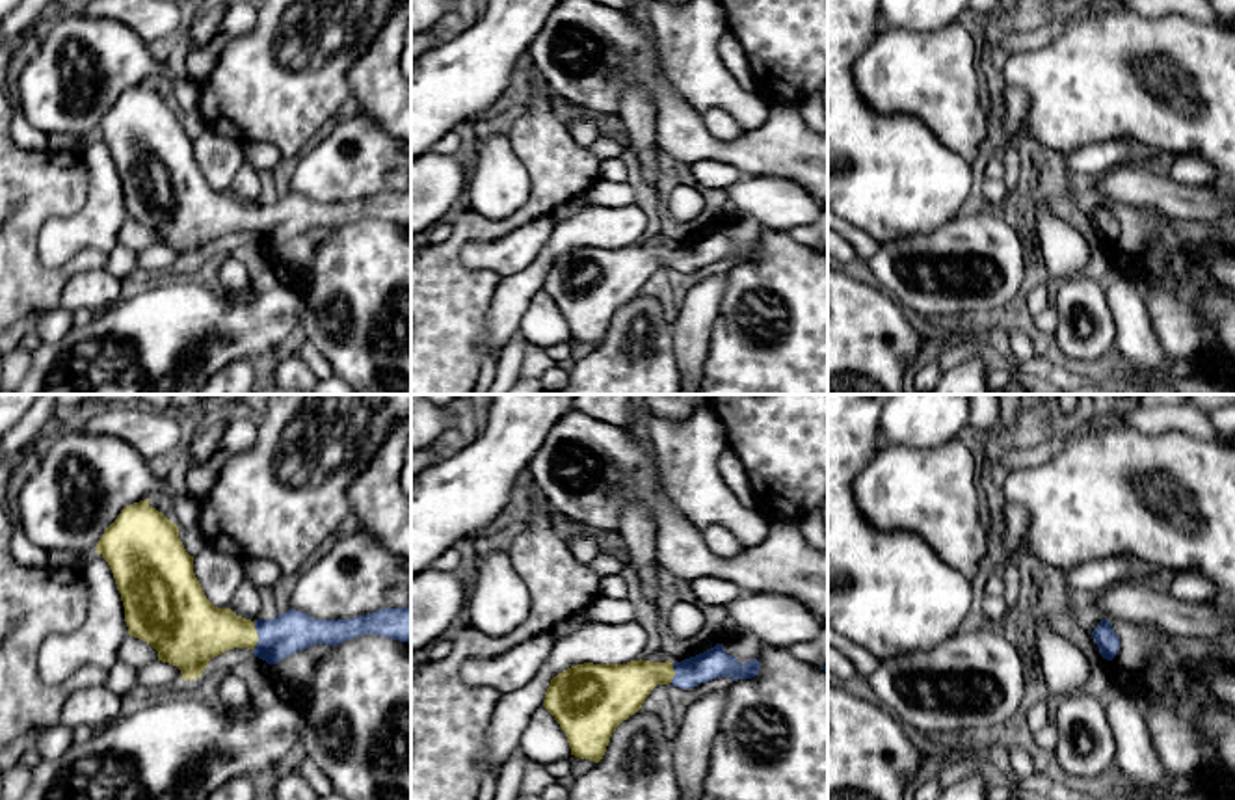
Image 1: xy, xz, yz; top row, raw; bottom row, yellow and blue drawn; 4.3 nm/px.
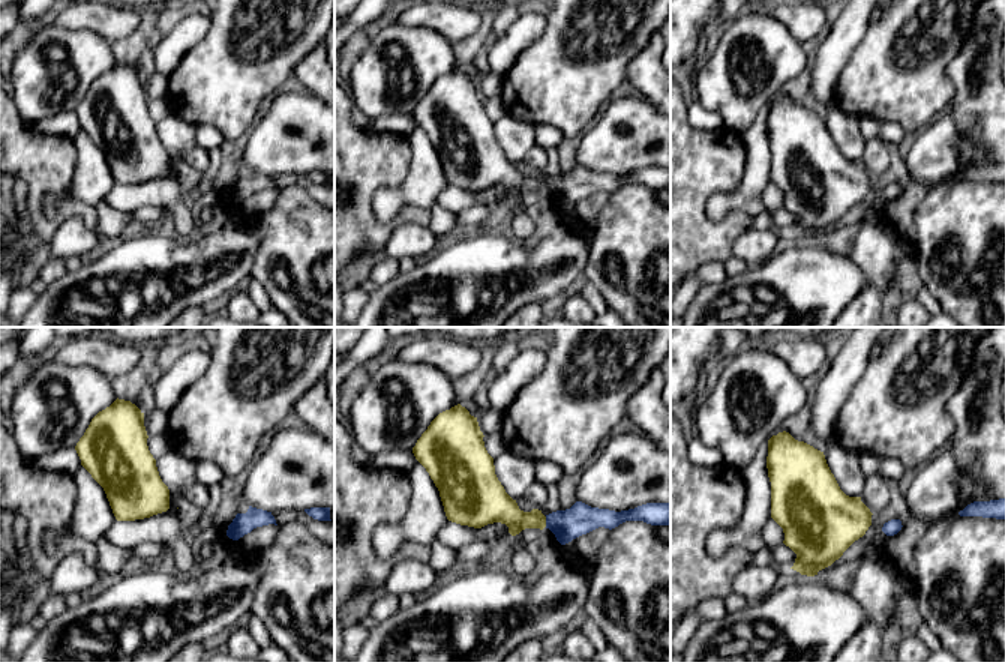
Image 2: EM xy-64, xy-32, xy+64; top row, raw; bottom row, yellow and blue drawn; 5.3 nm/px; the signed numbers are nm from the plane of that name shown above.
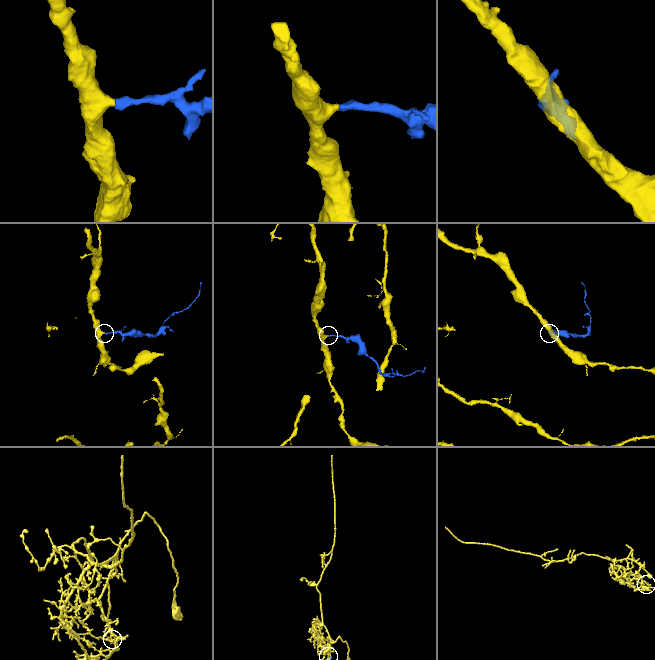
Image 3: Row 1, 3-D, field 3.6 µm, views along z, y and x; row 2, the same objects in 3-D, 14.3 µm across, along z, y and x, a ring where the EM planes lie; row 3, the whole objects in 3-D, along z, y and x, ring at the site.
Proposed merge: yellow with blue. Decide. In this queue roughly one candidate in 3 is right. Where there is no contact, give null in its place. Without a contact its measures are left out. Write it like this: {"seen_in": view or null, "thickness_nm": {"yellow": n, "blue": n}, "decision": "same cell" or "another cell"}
{"seen_in": "xy", "thickness_nm": {"yellow": 260, "blue": 180}, "decision": "same cell"}

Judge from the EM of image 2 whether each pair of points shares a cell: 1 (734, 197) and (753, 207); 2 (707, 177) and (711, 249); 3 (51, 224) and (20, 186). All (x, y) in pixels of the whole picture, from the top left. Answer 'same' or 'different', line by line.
1: same
2: same
3: different

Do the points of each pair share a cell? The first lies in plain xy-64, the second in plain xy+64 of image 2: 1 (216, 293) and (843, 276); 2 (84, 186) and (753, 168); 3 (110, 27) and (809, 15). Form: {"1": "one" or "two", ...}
{"1": "one", "2": "one", "3": "one"}

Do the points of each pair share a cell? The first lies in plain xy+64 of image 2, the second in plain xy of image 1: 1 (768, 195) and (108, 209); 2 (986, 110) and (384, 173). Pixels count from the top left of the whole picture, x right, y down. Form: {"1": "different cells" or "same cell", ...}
{"1": "different cells", "2": "different cells"}

